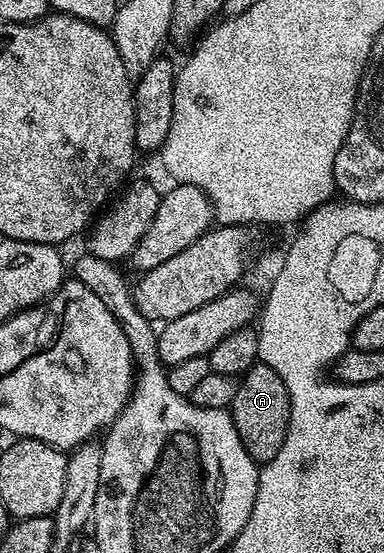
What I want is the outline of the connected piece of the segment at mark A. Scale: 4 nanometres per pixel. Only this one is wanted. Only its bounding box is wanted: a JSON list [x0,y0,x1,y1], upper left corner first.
[230,364,292,464]

